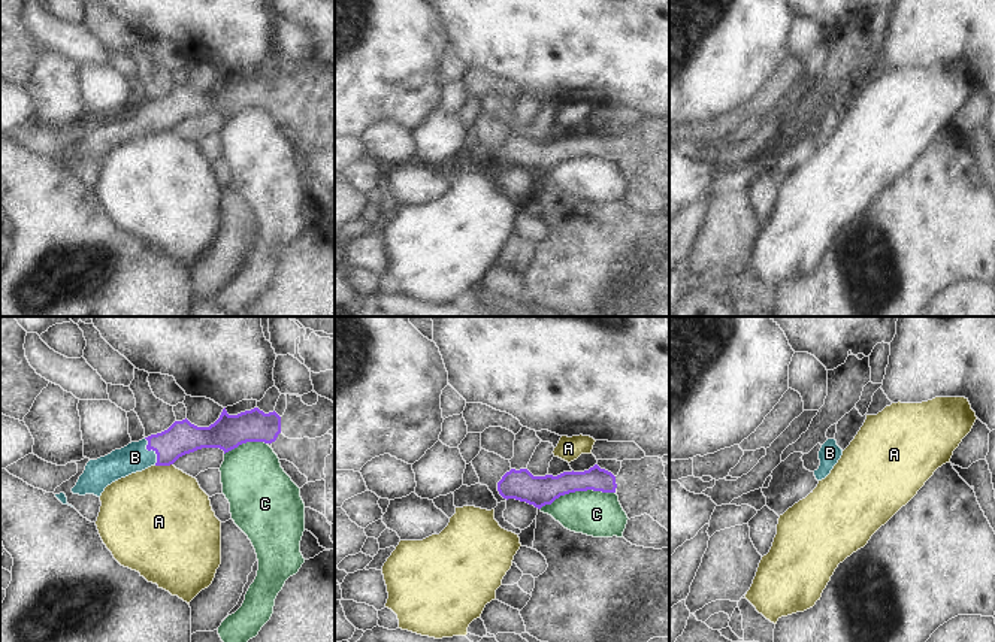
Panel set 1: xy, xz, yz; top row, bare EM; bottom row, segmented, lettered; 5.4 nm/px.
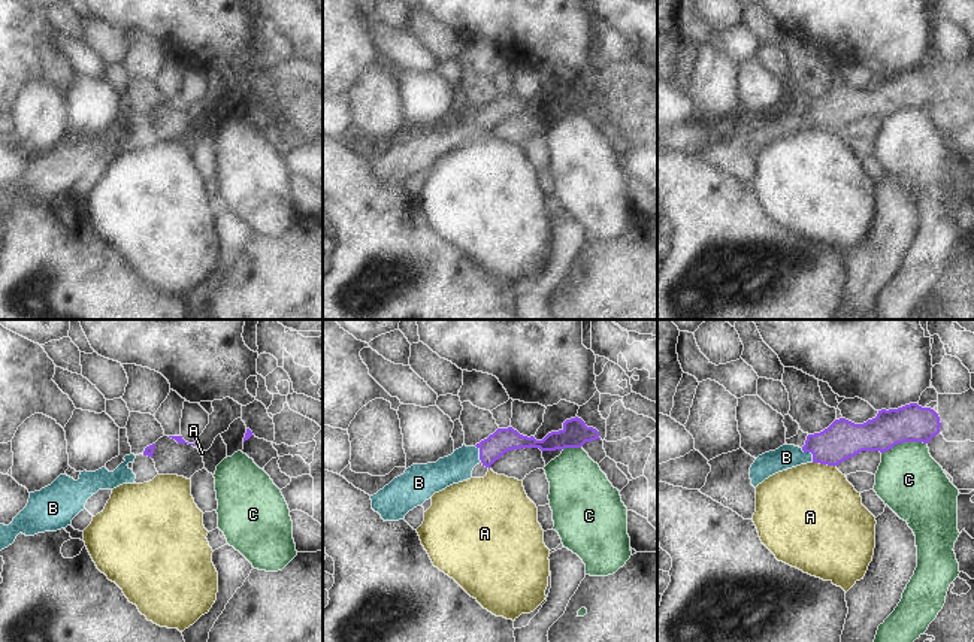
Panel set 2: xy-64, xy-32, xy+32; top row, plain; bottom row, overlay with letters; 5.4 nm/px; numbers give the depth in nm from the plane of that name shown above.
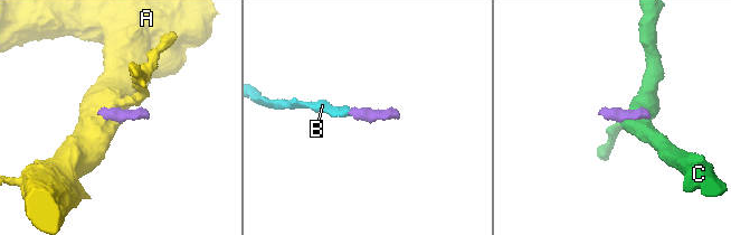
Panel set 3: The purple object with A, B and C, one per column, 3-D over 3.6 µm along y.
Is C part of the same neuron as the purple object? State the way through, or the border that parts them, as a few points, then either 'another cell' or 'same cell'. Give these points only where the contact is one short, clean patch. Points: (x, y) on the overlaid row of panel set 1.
border along xz (614, 491), (575, 490), (560, 494), (540, 508); another cell

